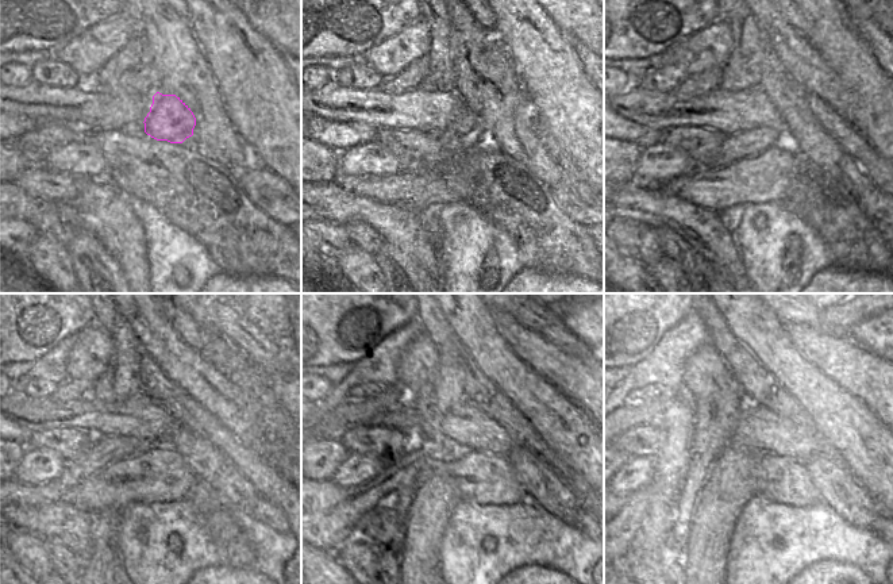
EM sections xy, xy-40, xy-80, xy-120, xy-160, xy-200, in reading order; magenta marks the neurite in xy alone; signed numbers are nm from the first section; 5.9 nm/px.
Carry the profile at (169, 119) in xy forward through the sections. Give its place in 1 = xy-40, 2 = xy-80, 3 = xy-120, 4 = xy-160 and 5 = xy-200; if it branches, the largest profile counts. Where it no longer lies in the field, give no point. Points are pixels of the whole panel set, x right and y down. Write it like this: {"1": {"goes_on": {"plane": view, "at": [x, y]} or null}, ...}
{"1": {"goes_on": {"plane": "xy-40", "at": [465, 131]}}, "2": {"goes_on": {"plane": "xy-80", "at": [750, 142]}}, "3": {"goes_on": {"plane": "xy-120", "at": [108, 450]}}, "4": {"goes_on": {"plane": "xy-160", "at": [328, 508]}}, "5": {"goes_on": {"plane": "xy-200", "at": [631, 508]}}}

